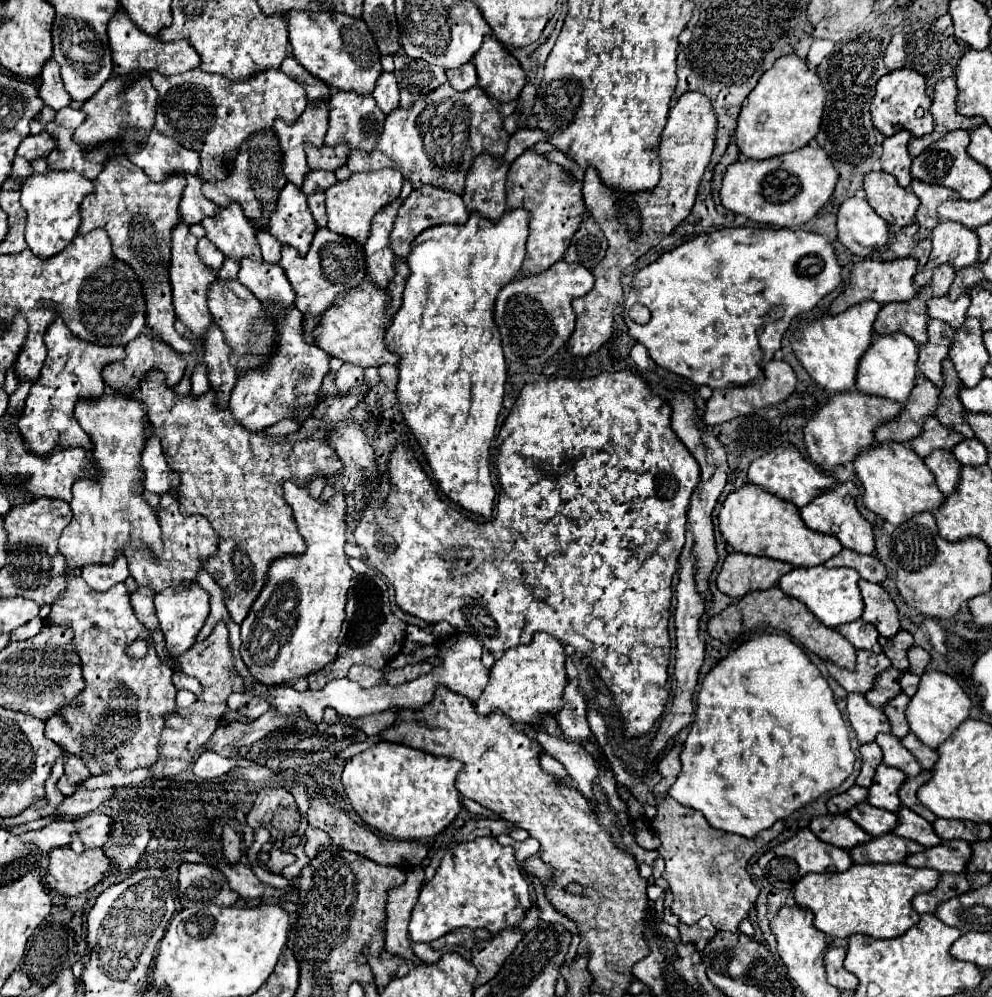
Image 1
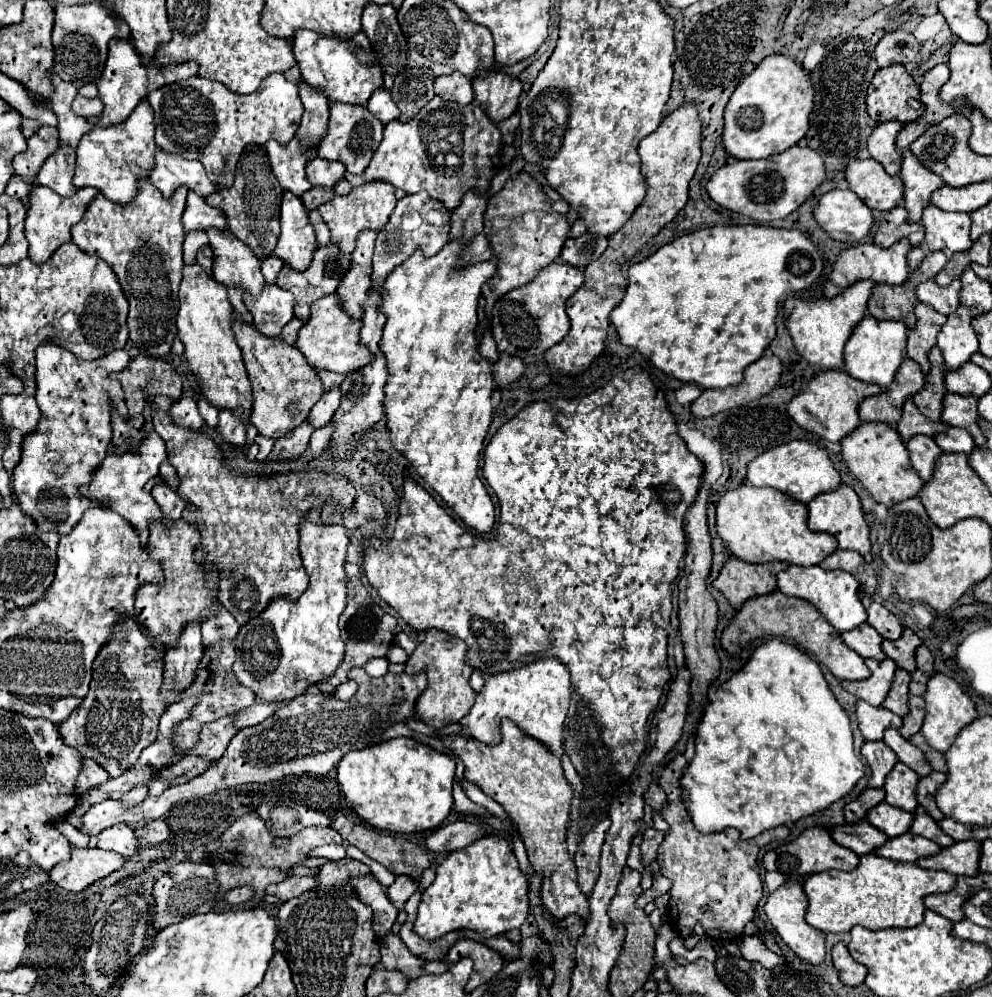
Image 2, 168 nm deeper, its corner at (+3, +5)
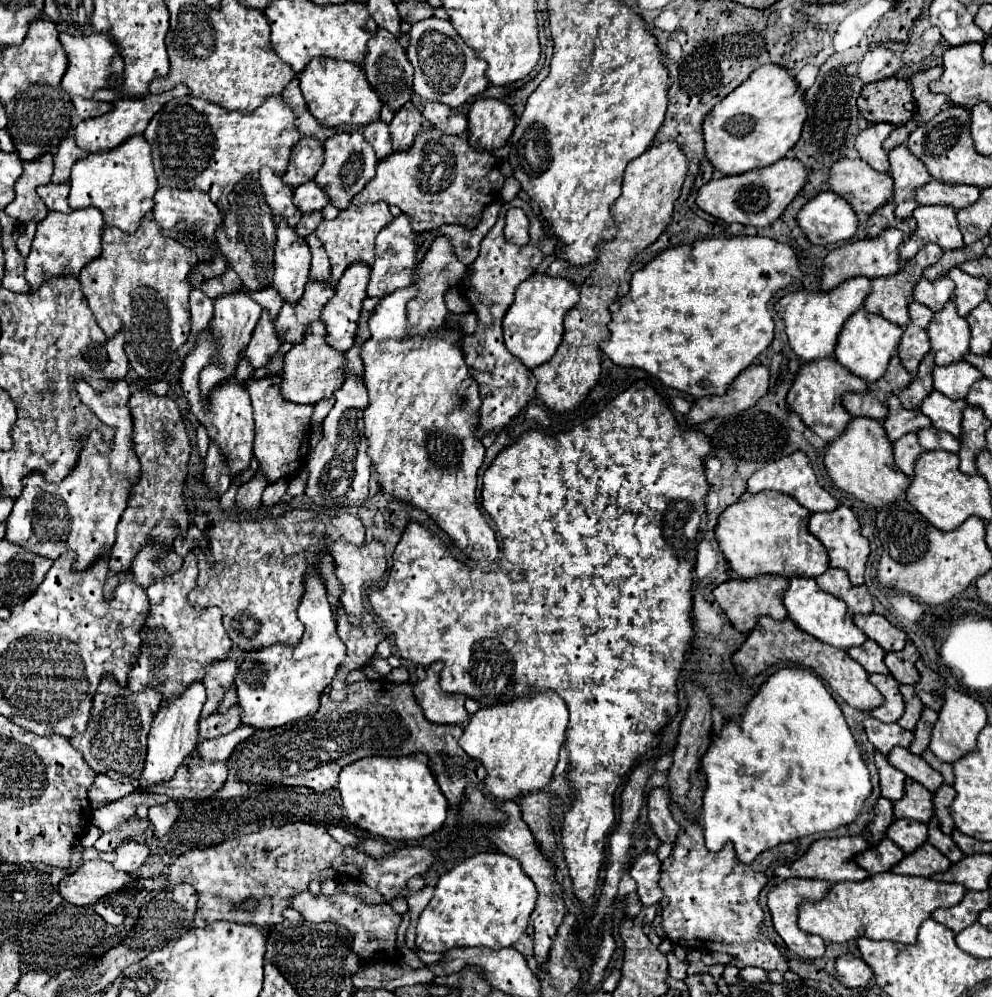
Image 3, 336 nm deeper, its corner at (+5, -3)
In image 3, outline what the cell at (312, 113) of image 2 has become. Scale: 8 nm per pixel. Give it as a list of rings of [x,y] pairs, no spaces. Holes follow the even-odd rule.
[[[302,138],[294,146],[294,154],[290,156],[288,172],[282,176],[282,182],[290,188],[298,188],[300,184],[314,180],[316,172],[322,166],[324,148],[316,138]]]

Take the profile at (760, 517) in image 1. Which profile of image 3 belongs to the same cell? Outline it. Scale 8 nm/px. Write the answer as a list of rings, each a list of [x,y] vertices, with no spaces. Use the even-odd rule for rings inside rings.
[[[746,494],[740,502],[732,504],[720,514],[716,540],[730,568],[740,578],[750,580],[766,574],[776,574],[784,578],[816,578],[828,570],[828,554],[826,548],[808,532],[808,518],[810,512],[788,494]]]

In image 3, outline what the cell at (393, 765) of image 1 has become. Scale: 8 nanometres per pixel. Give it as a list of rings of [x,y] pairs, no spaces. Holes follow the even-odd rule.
[[[370,756],[352,762],[342,768],[338,790],[342,796],[348,820],[388,840],[414,840],[436,832],[448,812],[448,800],[444,798],[428,762],[416,756]]]

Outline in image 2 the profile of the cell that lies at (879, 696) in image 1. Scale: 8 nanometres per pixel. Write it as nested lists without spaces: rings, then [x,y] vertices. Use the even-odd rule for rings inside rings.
[[[902,668],[896,670],[894,674],[894,682],[882,702],[882,706],[898,716],[904,716],[908,712],[908,682],[910,682],[910,674]]]

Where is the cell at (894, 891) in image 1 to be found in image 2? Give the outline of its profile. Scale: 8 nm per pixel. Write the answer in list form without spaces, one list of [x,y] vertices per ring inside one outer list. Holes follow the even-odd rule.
[[[876,854],[860,856],[860,864],[850,870],[826,870],[812,874],[804,880],[804,892],[808,896],[806,922],[822,932],[850,932],[860,924],[868,930],[882,928],[912,928],[924,918],[922,898],[936,892],[948,892],[956,882],[950,872],[926,870],[916,864],[900,864]]]

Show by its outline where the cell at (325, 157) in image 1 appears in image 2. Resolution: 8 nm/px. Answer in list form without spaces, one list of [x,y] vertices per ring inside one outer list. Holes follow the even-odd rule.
[[[312,158],[306,164],[306,174],[312,186],[334,186],[346,172],[346,166],[338,160],[324,160],[324,158]]]

